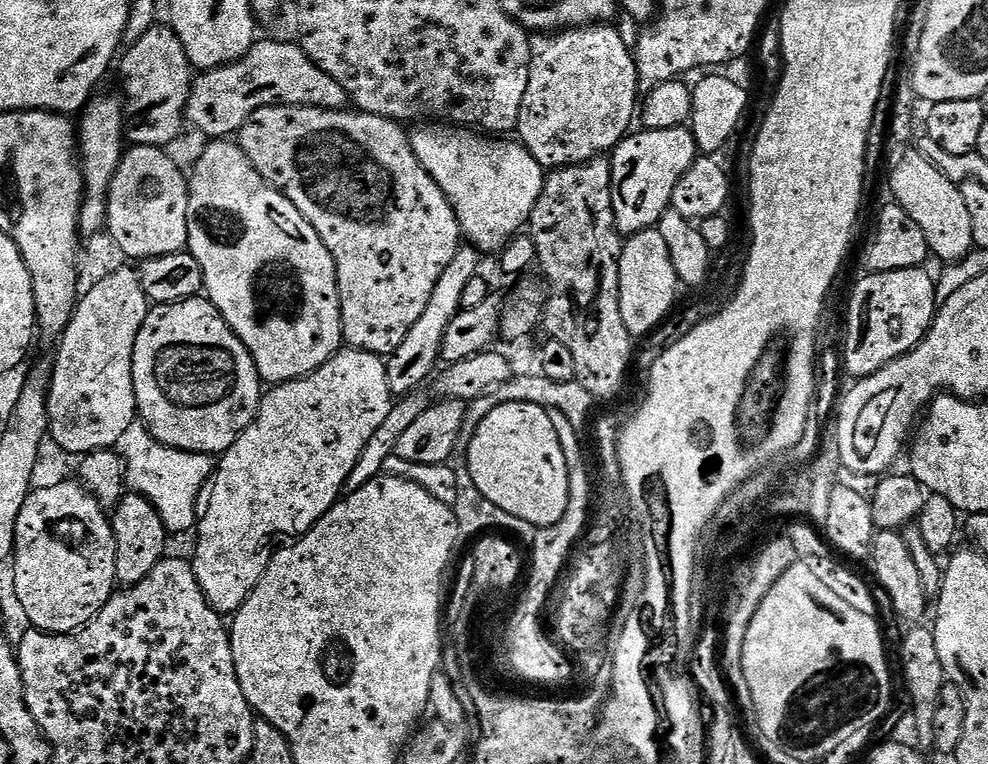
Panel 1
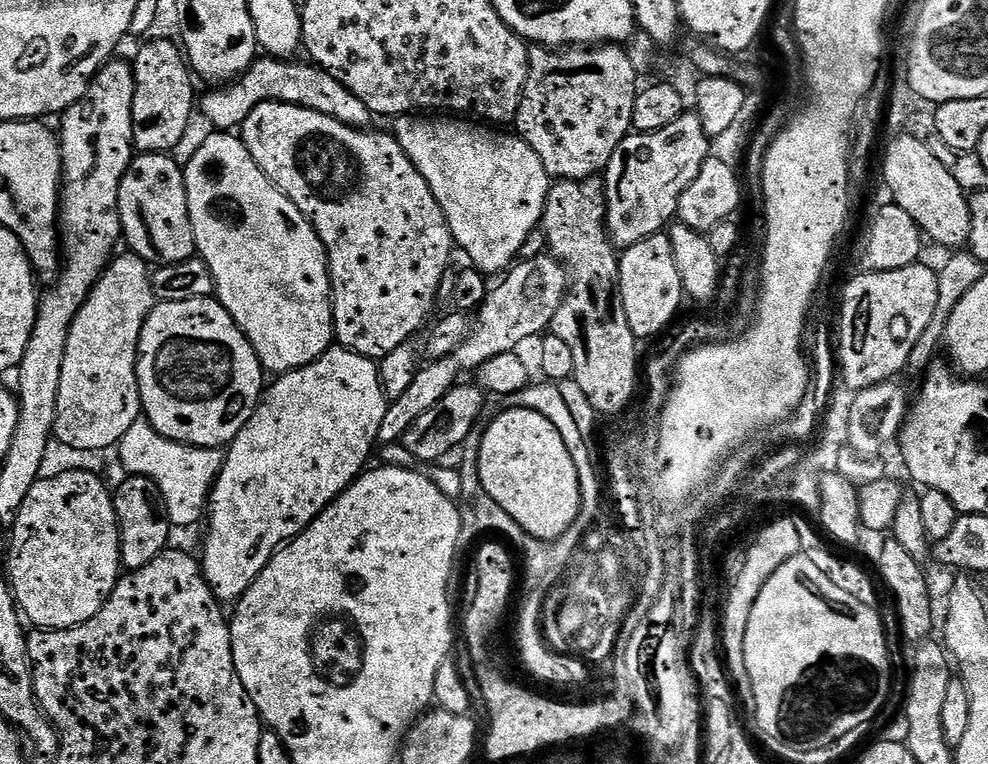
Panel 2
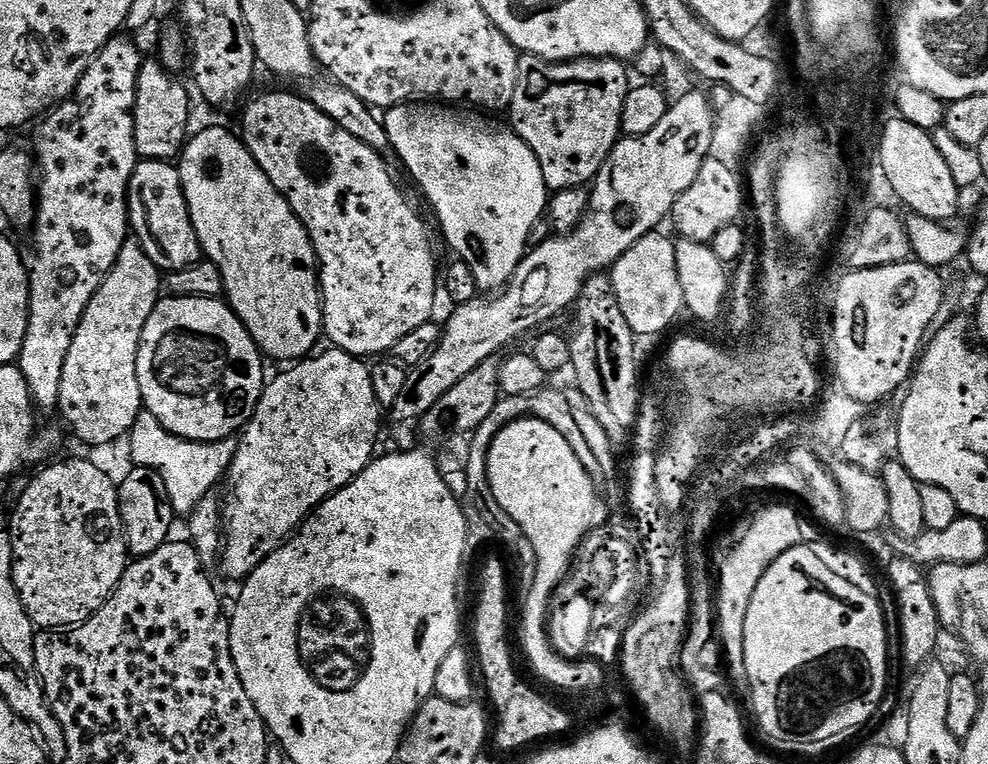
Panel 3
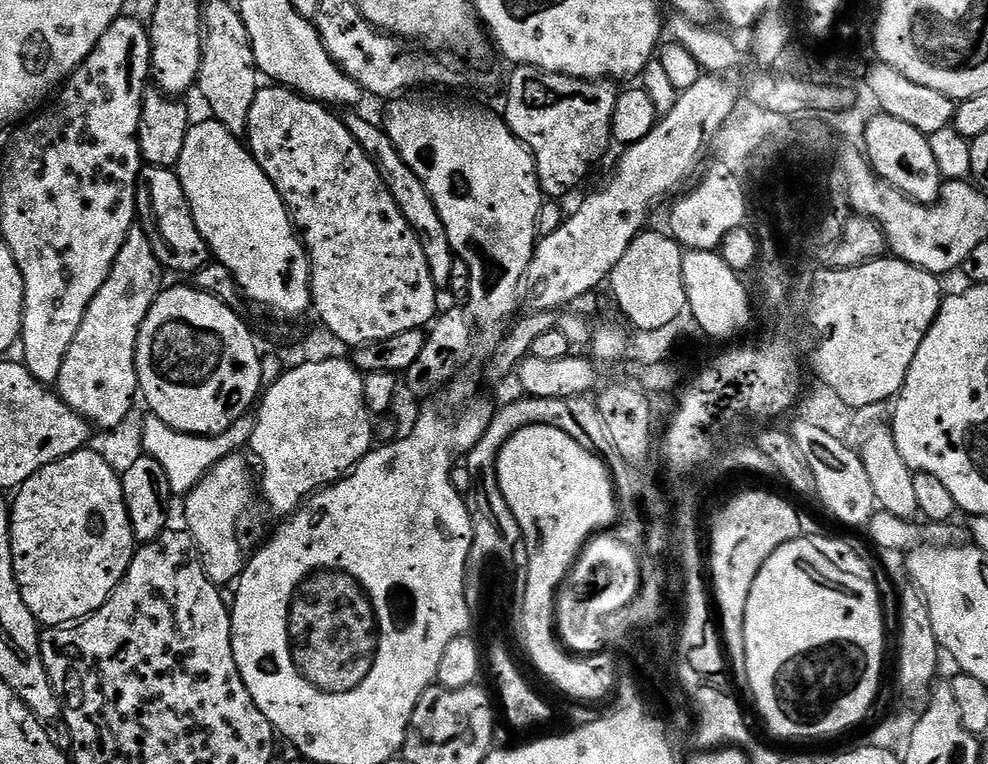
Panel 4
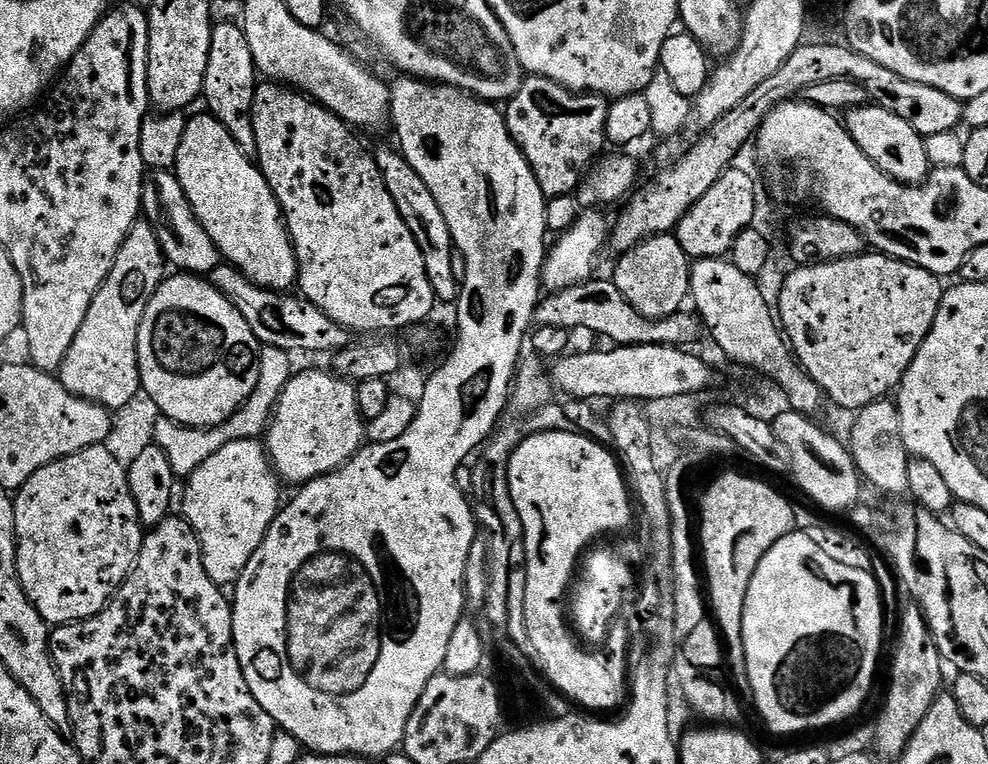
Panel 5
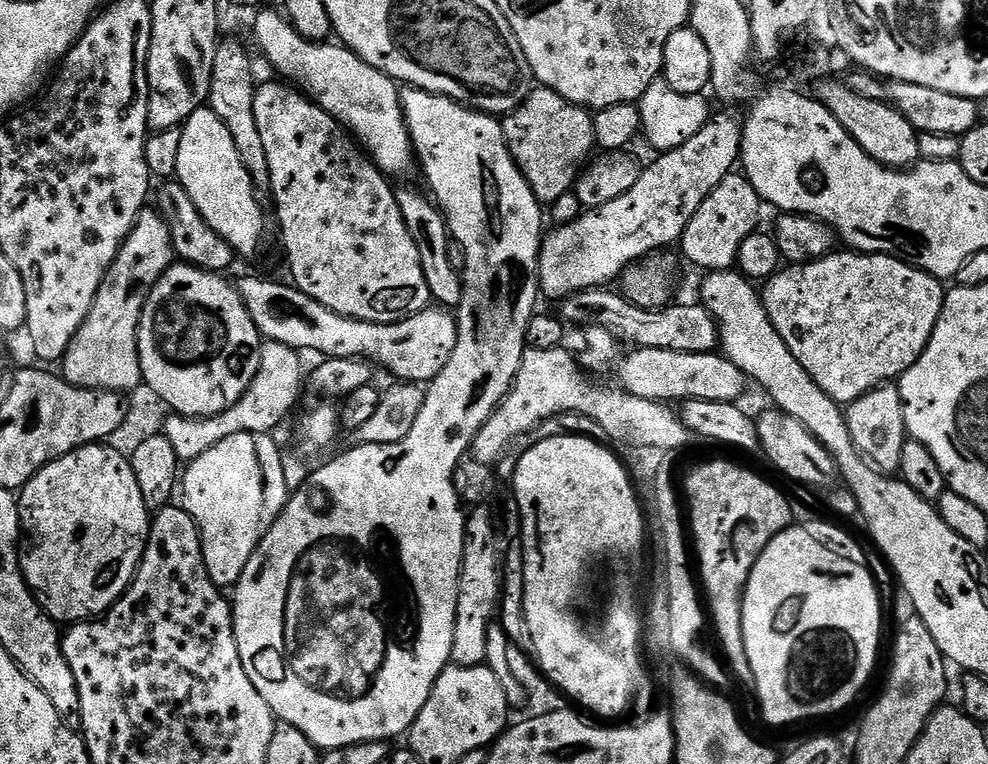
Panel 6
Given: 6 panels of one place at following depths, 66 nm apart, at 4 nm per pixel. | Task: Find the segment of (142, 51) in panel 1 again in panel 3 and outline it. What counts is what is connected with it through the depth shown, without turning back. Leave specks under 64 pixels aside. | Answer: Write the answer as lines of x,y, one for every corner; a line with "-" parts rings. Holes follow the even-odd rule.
156,58
145,59
144,64
140,67
136,87
136,105
134,106
134,142
137,157
172,162
183,153
184,145
190,136
188,119
192,116
192,100
188,97
187,86
180,79
179,75
169,72

